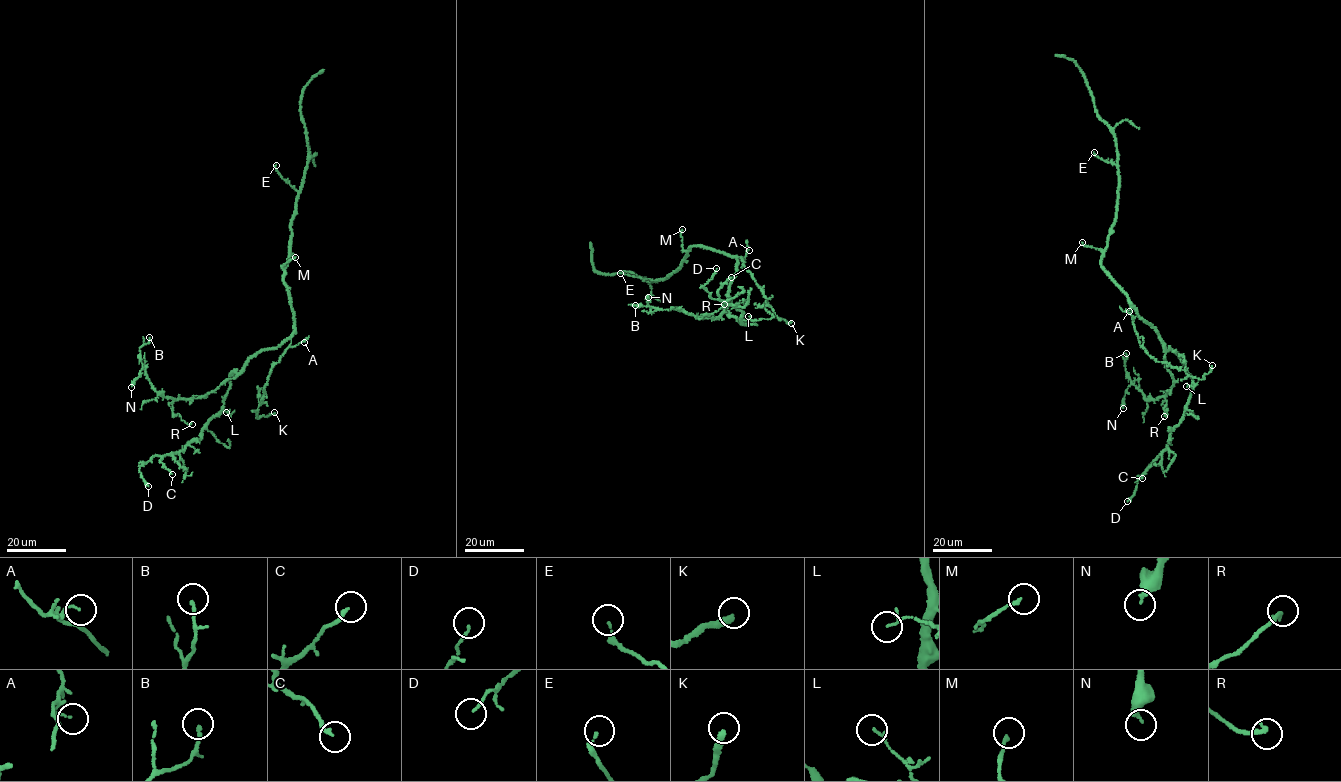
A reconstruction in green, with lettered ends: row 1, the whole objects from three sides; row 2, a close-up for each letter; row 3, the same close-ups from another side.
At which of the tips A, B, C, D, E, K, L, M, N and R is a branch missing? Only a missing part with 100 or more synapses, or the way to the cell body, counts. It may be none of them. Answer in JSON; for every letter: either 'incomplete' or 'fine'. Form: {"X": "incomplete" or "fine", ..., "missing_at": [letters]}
{"A": "fine", "B": "fine", "C": "fine", "D": "fine", "E": "fine", "K": "fine", "L": "fine", "M": "fine", "N": "fine", "R": "fine", "missing_at": []}

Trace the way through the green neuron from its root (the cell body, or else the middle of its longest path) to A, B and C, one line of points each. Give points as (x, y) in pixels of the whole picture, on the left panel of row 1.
A: (294, 322), (289, 345), (304, 342)
B: (294, 322), (281, 343), (263, 350), (233, 378), (195, 398), (157, 394), (140, 352), (149, 337)
C: (294, 322), (281, 343), (231, 373), (223, 409), (200, 439), (163, 456), (160, 461), (172, 474)

